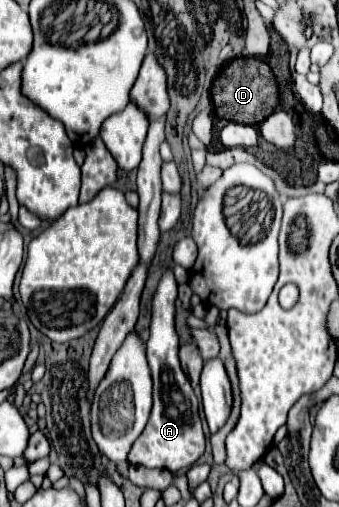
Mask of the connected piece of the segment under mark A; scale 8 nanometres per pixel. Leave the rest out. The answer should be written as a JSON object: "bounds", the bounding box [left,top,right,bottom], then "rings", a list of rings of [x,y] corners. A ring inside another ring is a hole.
{"bounds":[129,269,205,471],"rings":[[[167,269],[159,279],[159,285],[151,303],[151,327],[147,339],[147,363],[153,377],[153,411],[145,431],[137,437],[129,451],[129,463],[143,467],[161,467],[179,471],[193,465],[205,451],[205,435],[199,419],[199,401],[185,379],[179,365],[179,337],[175,333],[175,299],[177,283],[173,271]]]}

